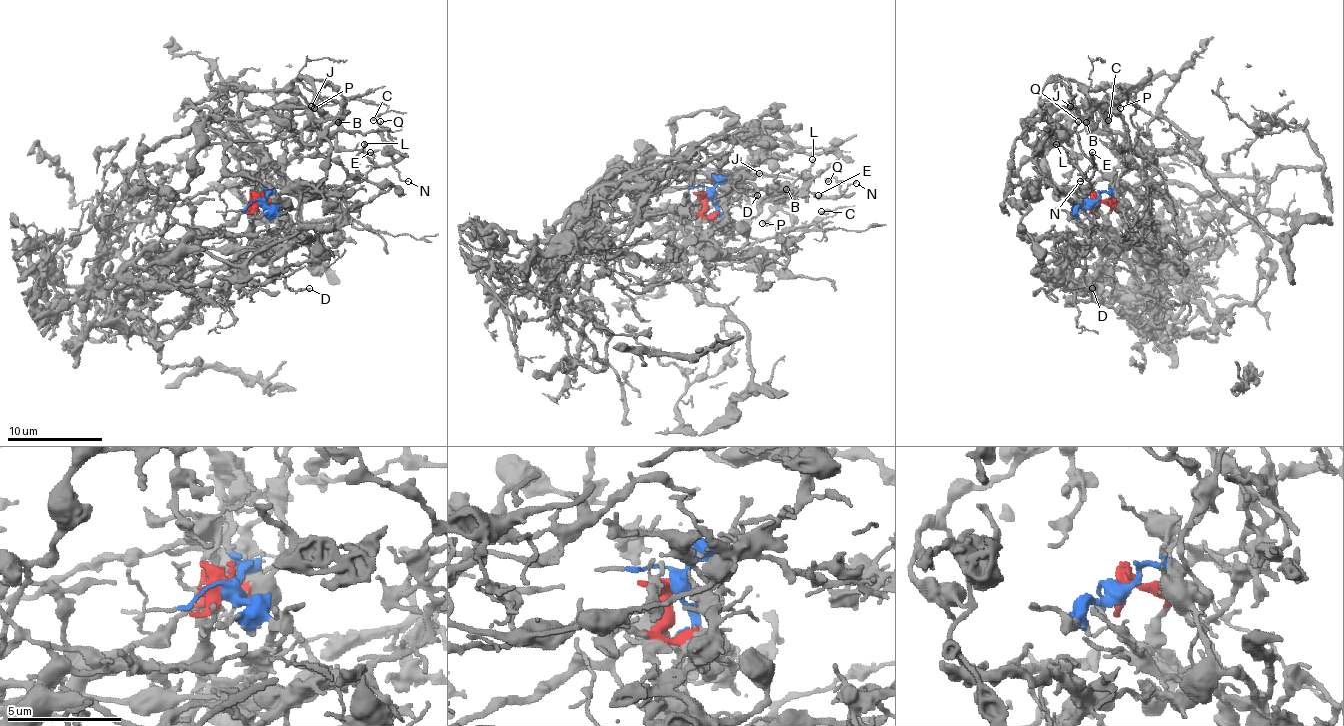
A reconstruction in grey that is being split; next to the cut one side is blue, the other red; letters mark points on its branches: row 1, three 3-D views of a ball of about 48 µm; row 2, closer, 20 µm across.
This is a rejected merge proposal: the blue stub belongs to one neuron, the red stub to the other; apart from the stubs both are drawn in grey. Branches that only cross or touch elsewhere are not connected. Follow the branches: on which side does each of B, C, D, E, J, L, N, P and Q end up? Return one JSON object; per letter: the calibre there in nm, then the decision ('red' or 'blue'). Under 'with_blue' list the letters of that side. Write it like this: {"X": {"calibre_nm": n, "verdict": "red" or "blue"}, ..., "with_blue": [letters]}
{"B": {"calibre_nm": 190, "verdict": "blue"}, "C": {"calibre_nm": 260, "verdict": "blue"}, "D": {"calibre_nm": 160, "verdict": "red"}, "E": {"calibre_nm": 130, "verdict": "red"}, "J": {"calibre_nm": 130, "verdict": "blue"}, "L": {"calibre_nm": 160, "verdict": "red"}, "N": {"calibre_nm": 130, "verdict": "red"}, "P": {"calibre_nm": 160, "verdict": "blue"}, "Q": {"calibre_nm": 170, "verdict": "red"}, "with_blue": ["B", "C", "J", "P"]}

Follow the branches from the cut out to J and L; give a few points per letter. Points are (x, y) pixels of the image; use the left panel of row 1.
J: (260, 202), (262, 170), (284, 151), (279, 137), (248, 135), (219, 94), (188, 103), (236, 118), (310, 106)
L: (260, 202), (217, 225), (200, 245), (300, 245), (332, 233), (344, 221), (344, 190), (365, 144)

